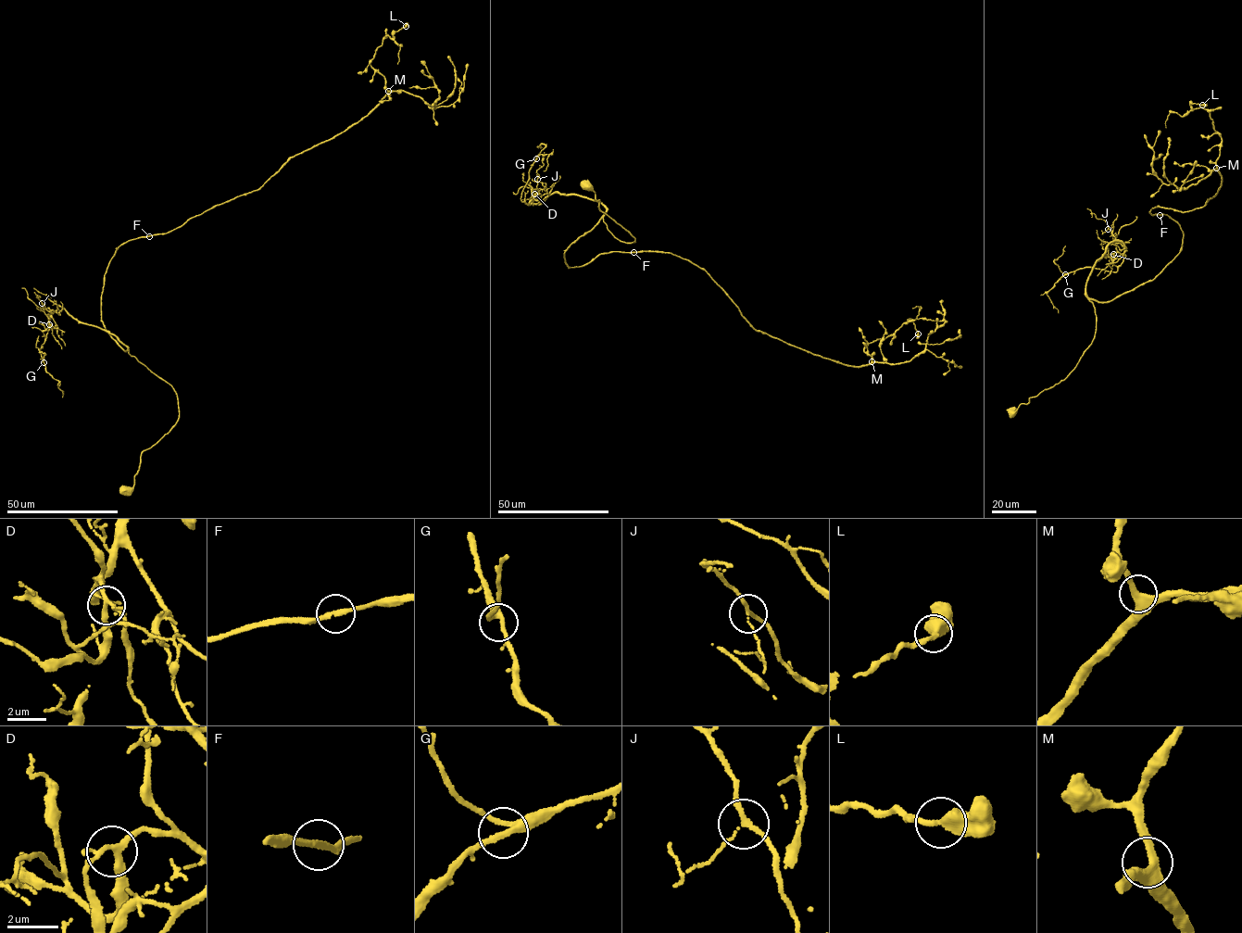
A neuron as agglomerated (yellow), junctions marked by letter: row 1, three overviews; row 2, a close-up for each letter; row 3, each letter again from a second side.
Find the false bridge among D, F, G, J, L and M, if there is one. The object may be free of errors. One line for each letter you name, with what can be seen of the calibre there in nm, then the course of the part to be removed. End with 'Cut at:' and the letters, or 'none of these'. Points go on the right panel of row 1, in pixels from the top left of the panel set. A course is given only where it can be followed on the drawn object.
Cut at: none of these

